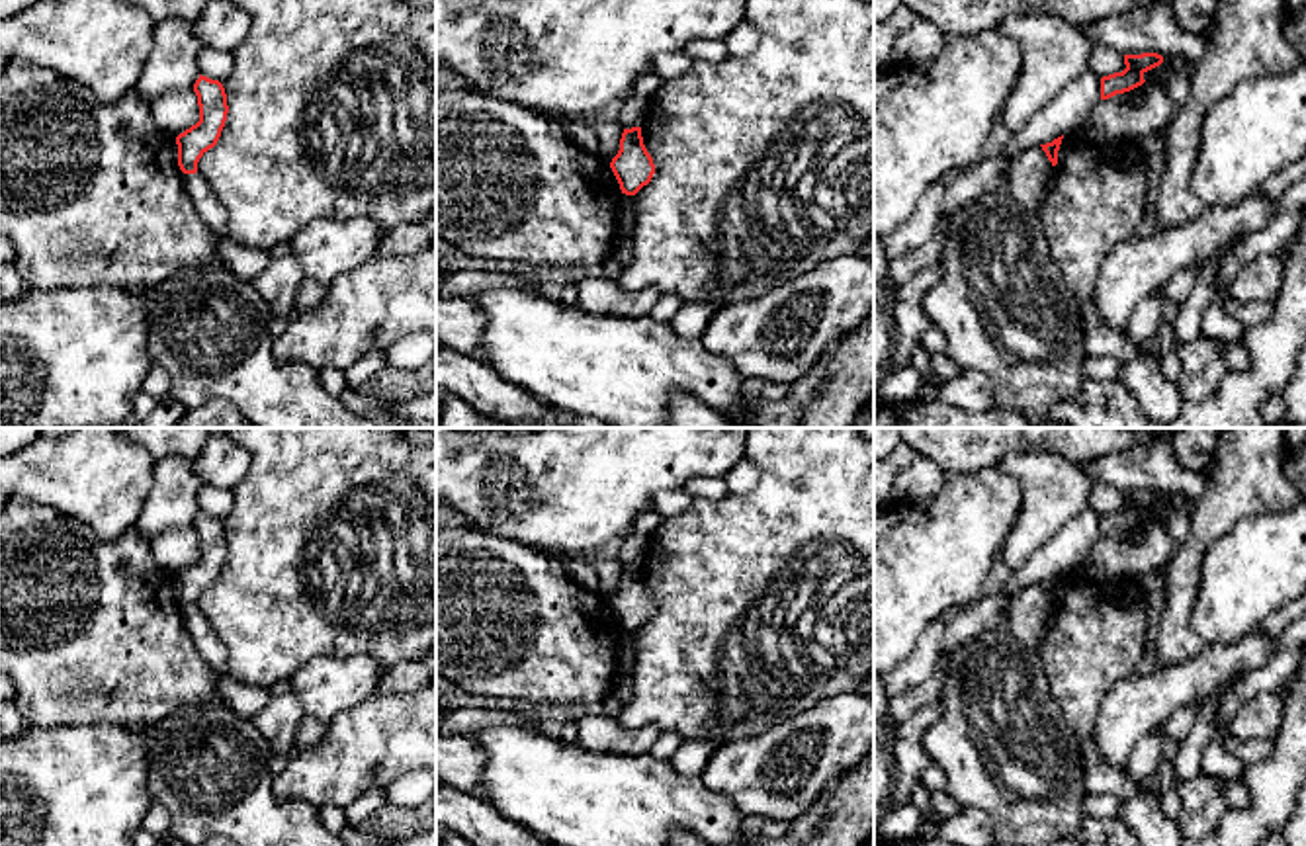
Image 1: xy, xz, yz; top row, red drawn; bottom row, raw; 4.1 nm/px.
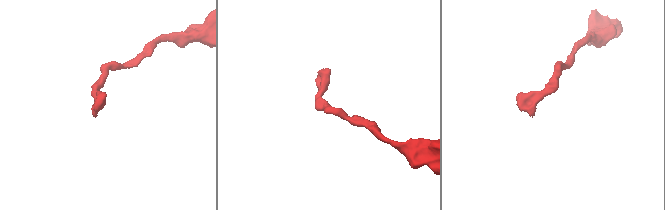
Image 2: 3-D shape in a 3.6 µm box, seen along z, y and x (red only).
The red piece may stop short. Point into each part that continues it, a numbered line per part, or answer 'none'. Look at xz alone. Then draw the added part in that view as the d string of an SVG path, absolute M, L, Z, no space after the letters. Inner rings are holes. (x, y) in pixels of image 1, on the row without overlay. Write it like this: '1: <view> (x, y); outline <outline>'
none

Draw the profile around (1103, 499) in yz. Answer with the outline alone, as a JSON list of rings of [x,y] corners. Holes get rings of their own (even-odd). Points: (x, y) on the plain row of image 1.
[[[1097,483],[1089,494],[1089,508],[1095,510],[1099,516],[1122,510],[1124,506],[1124,492],[1114,486]]]

